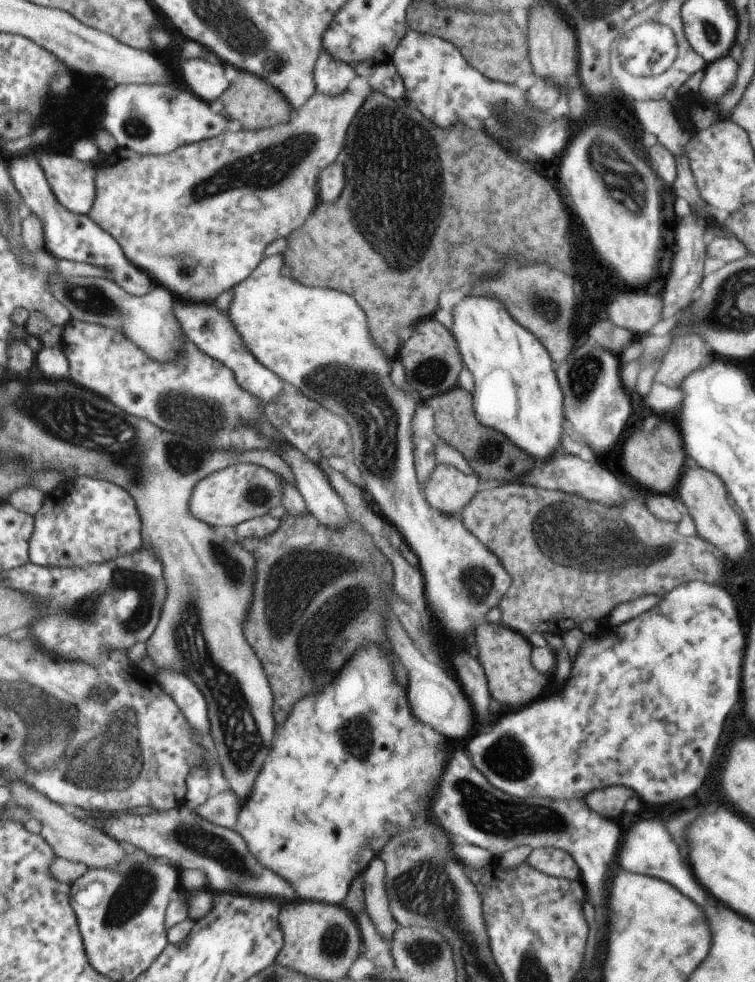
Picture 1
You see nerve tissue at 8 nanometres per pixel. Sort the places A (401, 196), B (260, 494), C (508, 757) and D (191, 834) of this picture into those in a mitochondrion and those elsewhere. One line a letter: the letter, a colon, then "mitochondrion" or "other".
A: mitochondrion
B: mitochondrion
C: mitochondrion
D: mitochondrion

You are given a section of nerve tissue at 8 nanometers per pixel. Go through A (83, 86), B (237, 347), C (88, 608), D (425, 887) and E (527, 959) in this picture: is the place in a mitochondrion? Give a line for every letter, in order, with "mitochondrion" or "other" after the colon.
A: other
B: other
C: mitochondrion
D: mitochondrion
E: mitochondrion

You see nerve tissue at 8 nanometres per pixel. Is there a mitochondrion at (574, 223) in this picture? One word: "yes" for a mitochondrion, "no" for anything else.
no

